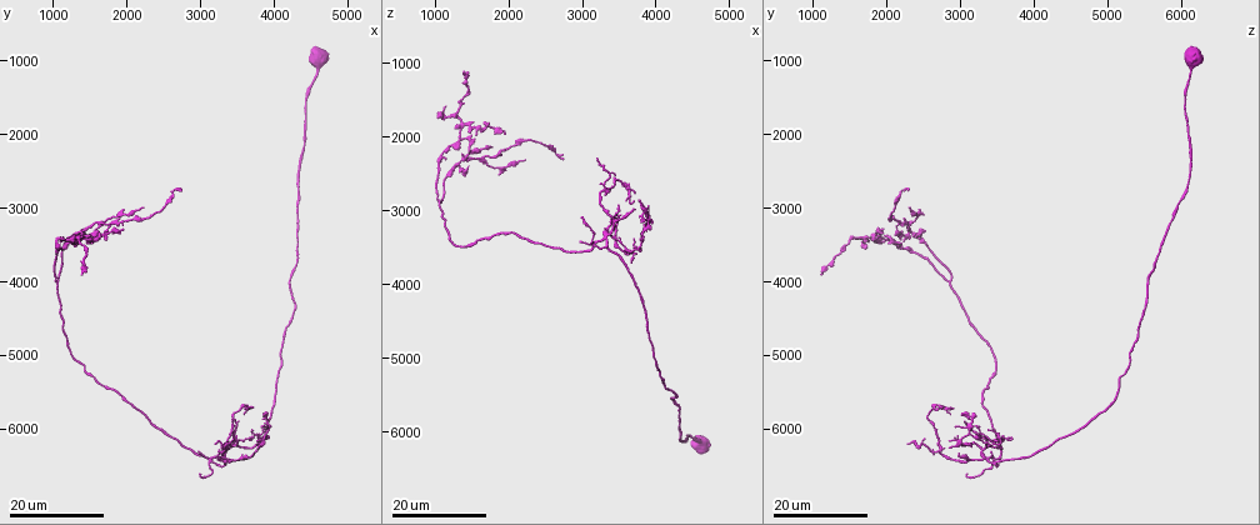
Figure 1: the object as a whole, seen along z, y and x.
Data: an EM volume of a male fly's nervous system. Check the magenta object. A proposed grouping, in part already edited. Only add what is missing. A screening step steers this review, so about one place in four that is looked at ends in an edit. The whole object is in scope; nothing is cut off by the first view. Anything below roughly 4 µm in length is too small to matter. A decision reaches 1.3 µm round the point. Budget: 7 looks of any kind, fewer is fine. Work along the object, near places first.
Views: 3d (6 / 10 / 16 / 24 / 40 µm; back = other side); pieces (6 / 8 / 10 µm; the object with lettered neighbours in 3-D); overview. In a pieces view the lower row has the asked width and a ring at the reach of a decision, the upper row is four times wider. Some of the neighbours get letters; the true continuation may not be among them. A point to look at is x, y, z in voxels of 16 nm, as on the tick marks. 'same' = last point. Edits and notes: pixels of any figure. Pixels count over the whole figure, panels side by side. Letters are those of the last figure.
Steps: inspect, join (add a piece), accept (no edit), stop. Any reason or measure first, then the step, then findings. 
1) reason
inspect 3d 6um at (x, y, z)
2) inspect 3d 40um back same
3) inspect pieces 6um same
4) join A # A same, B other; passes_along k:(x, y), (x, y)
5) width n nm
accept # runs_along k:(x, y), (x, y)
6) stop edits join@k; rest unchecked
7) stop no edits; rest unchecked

end of a long branch
inspect 3d 24um at (2750, 2700, 2300)

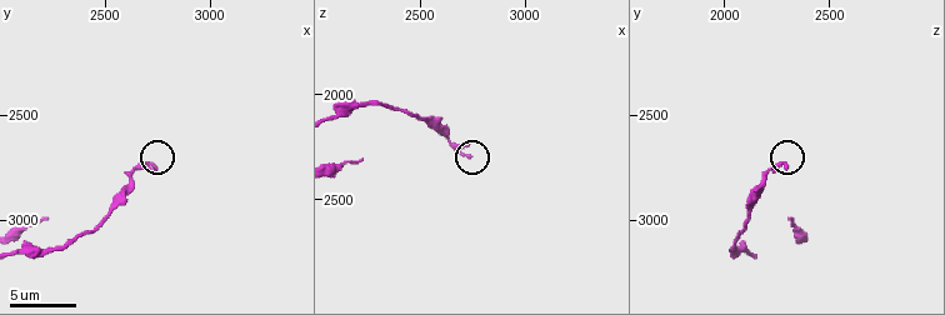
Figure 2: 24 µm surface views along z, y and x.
see the neighbours
inspect pieces 10um at (2740, 2750, 2290)

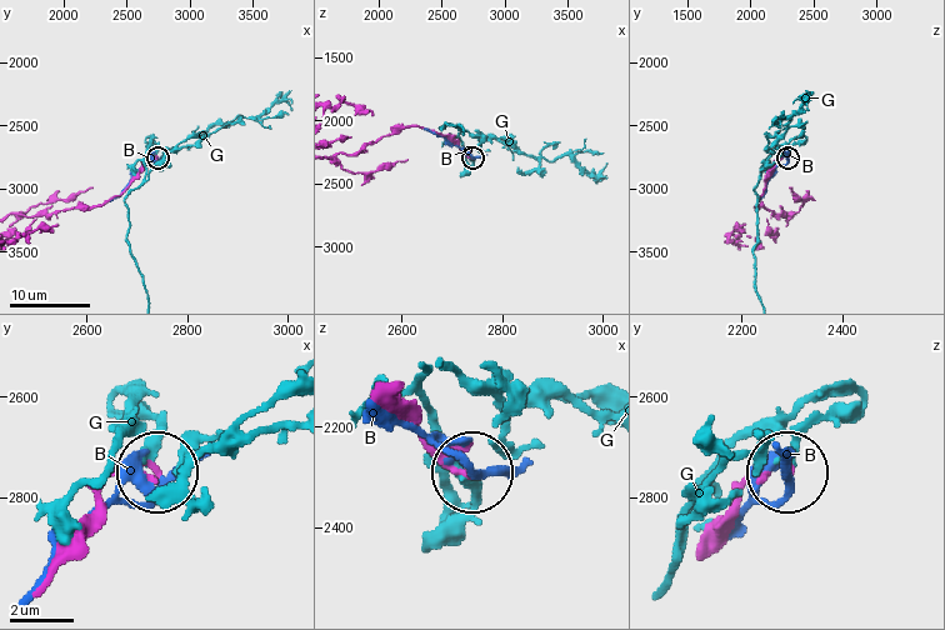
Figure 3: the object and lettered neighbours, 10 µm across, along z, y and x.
accept # B other, G other; none of them fits

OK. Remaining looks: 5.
an open end
inspect 3d 16um at (1100, 3550, 1750)

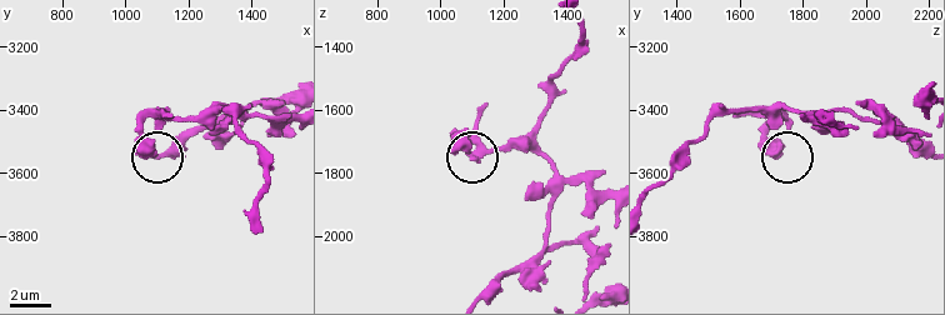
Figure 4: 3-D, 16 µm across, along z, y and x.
what lies round it
inspect pieces 8um at (1080, 3530, 1710)

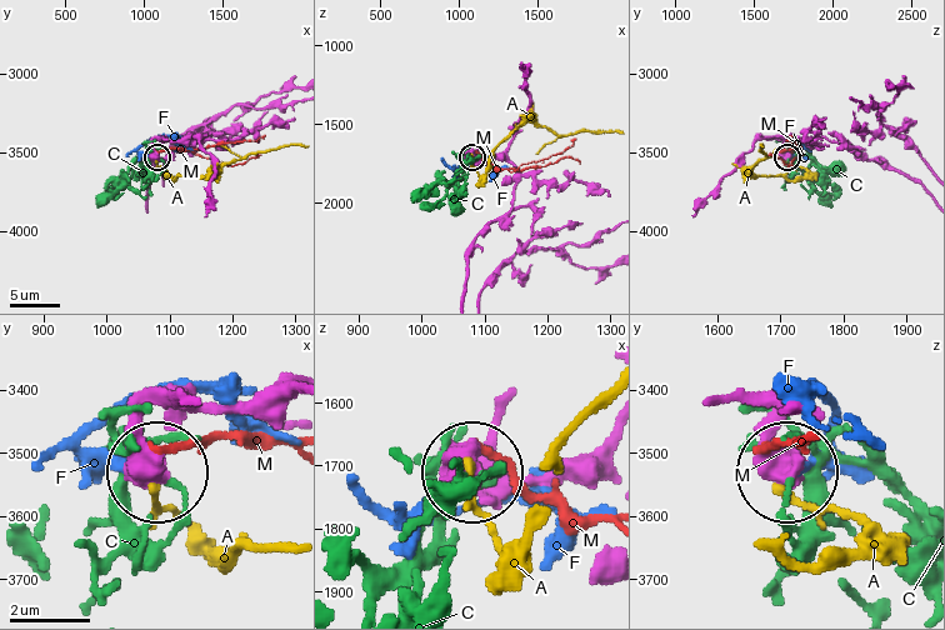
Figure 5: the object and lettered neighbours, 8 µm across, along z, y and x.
width 630 nm
accept # A other, C other, F other, M other; runs_along 5:(796, 405), (775, 425), (783, 473); no lettered piece goes on from it

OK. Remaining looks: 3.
tapers out
inspect 3d 16um at (1950, 3250, 1900)

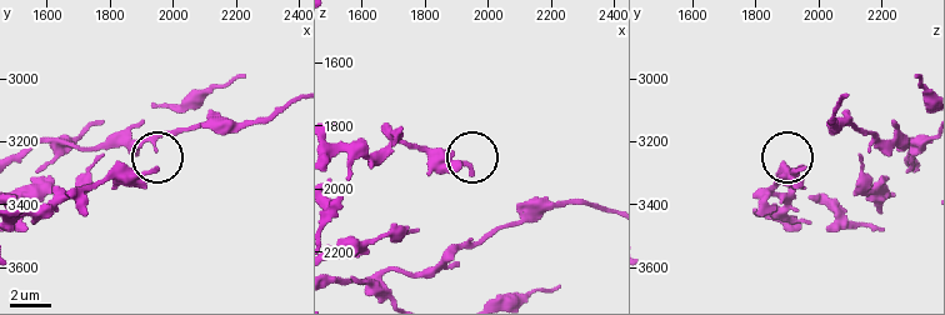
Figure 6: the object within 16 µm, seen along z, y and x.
inspect pieces 8um at (1950, 3280, 1950)

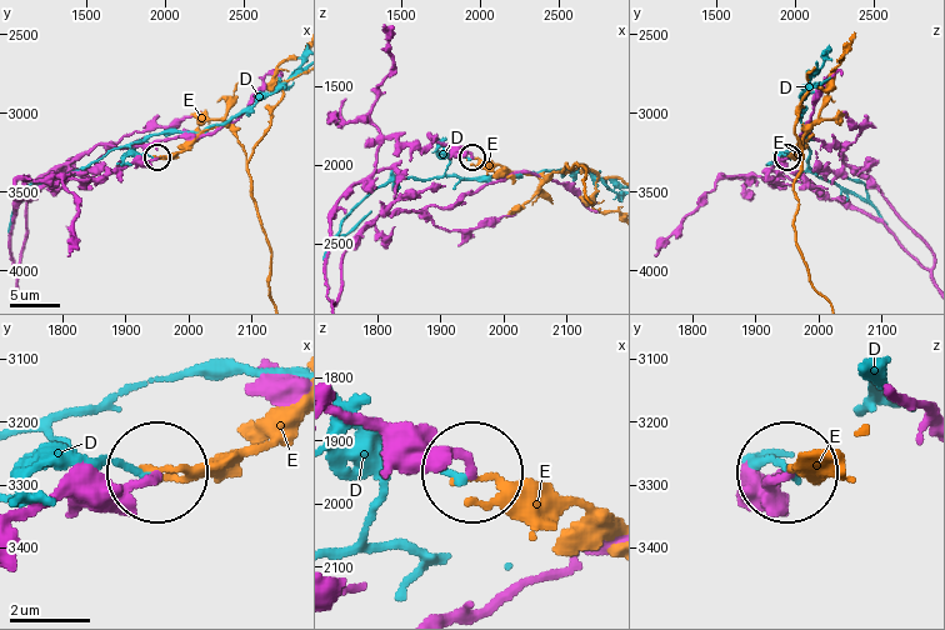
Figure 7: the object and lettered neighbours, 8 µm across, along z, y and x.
width 190 nm
accept # D other, E other; no lettered piece goes on from it

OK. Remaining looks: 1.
stop no edits; rest unchecked

